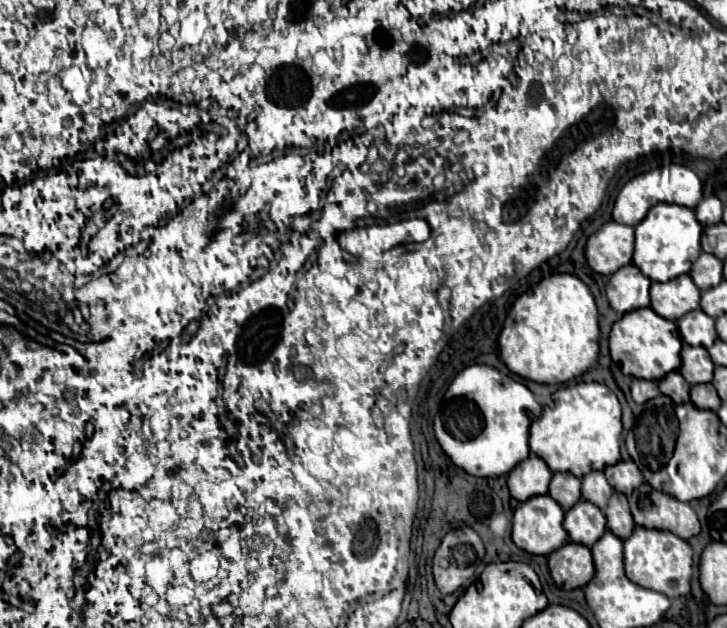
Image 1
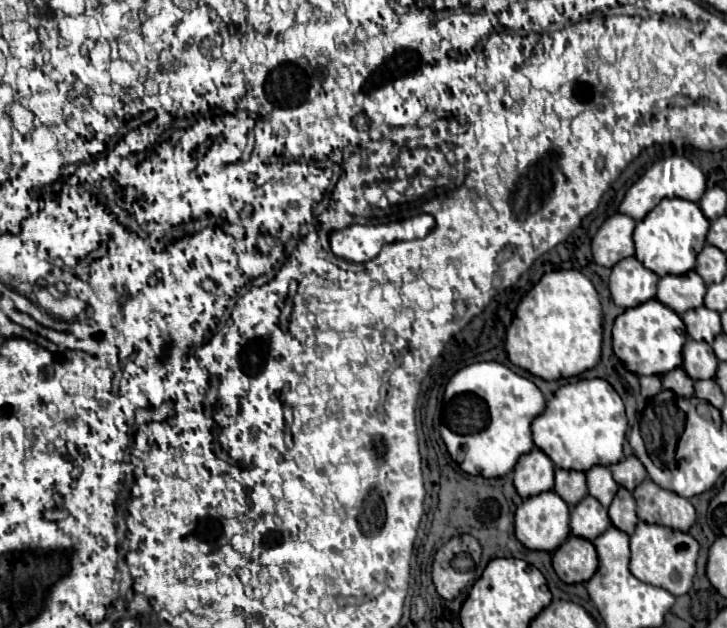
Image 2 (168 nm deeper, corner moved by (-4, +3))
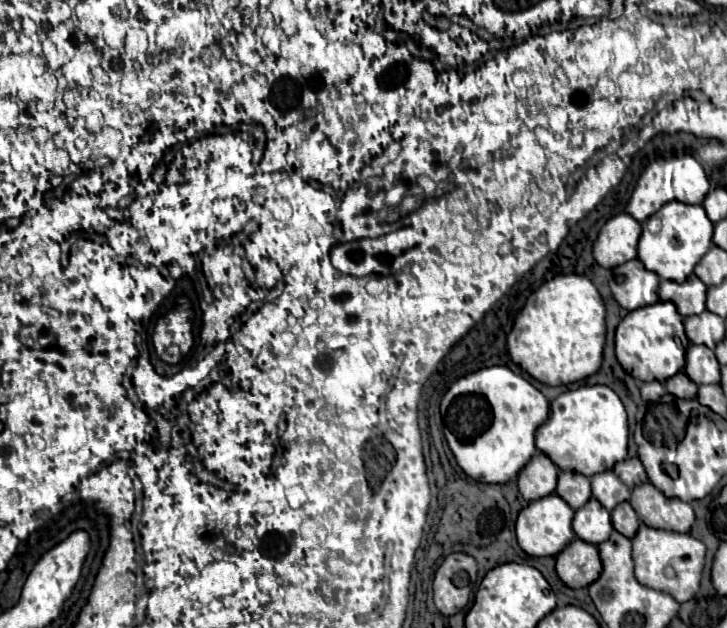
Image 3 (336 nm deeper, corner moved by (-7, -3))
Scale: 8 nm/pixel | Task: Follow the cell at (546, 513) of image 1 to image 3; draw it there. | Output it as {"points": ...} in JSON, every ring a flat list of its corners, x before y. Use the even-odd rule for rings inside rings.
{"points":[[558,494,544,496,540,500,530,502,518,514,516,520,516,536,520,548,530,556,556,556,576,538,572,530,572,518,574,518,574,510]]}

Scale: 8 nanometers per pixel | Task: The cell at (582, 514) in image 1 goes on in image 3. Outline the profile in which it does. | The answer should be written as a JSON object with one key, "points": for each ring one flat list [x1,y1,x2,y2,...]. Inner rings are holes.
{"points":[[590,498,584,508,576,510,572,528,578,538,590,544,600,544,608,540,612,532,612,522,610,522,610,512,596,500]]}

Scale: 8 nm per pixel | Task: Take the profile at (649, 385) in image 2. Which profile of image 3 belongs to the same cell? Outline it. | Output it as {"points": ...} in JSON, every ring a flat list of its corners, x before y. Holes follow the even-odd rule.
{"points":[[654,380,654,382,642,384,640,392,642,392,642,400,644,400,644,402,656,402,656,400,660,400,660,396,662,396,666,390,664,390,664,386,662,386,660,382]]}

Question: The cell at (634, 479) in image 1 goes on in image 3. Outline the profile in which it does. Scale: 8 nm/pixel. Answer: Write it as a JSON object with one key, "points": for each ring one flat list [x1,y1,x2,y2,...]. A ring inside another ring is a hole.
{"points":[[626,458,626,460,622,460,620,464,616,464,614,472,616,472,616,476,620,476,620,480,622,480,630,490,632,490,634,486,638,486,638,484,648,482,648,476,646,476,646,472,644,472,644,466,642,466,640,458]]}

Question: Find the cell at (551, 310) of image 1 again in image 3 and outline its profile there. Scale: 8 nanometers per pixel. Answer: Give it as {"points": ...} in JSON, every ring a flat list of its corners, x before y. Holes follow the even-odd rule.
{"points":[[580,274,554,276,532,292,508,334,508,354,524,372,548,386,570,384,598,372,604,350,604,302,594,284]]}

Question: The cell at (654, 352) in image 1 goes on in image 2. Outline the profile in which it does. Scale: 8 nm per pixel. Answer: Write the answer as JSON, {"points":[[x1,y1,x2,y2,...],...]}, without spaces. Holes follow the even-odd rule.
{"points":[[657,300,627,308,613,324,613,352,633,374,663,376,681,366,681,348,685,342,685,324,681,318]]}

